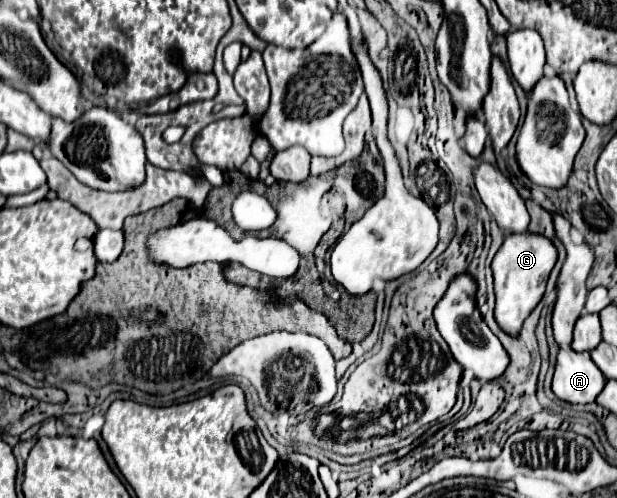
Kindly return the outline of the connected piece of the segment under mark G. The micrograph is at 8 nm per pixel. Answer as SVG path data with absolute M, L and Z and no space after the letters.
M507 234L503 246L493 258L493 288L495 288L495 322L517 336L525 318L539 304L545 292L547 278L557 262L557 250L545 236L537 234Z

